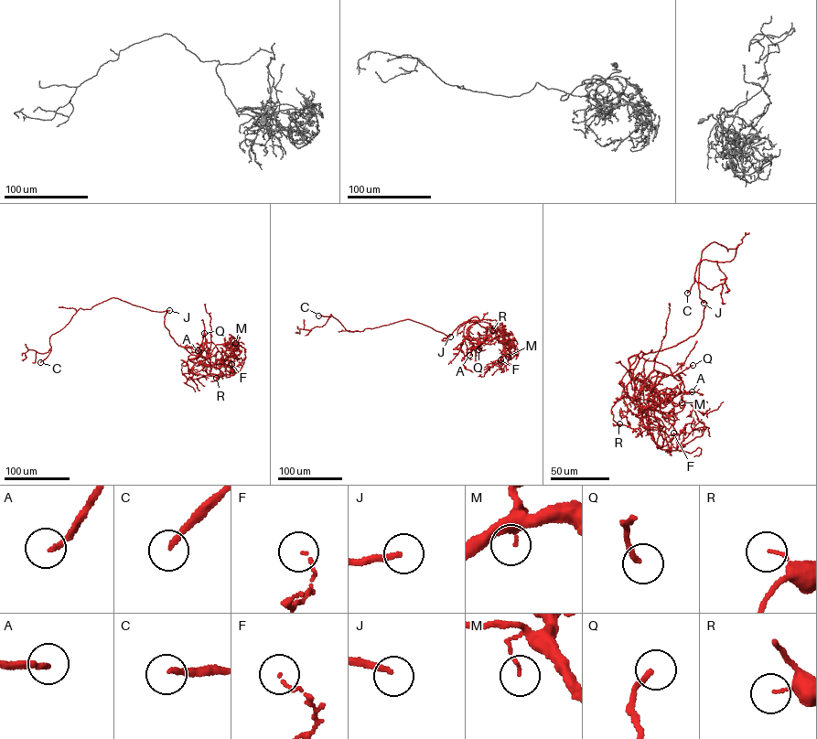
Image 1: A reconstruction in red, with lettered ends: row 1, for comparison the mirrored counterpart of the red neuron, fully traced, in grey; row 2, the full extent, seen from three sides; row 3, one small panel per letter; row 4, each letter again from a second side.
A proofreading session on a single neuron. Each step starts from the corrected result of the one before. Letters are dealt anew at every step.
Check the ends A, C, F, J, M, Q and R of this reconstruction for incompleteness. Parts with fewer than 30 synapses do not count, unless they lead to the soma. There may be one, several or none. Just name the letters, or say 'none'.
A, C, J

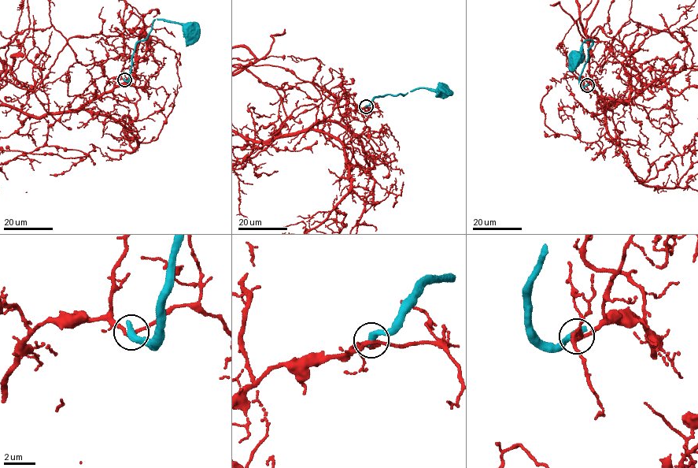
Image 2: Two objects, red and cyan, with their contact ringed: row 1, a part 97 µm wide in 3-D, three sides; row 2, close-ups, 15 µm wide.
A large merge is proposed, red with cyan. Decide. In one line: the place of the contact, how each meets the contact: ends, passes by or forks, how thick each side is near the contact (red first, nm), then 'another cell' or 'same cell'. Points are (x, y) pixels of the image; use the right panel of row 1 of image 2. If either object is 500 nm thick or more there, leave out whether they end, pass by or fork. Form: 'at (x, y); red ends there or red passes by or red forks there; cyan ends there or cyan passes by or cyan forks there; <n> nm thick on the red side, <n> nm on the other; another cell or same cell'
at (587, 85); 220 nm thick on the red side, 500 nm on the other; another cell

